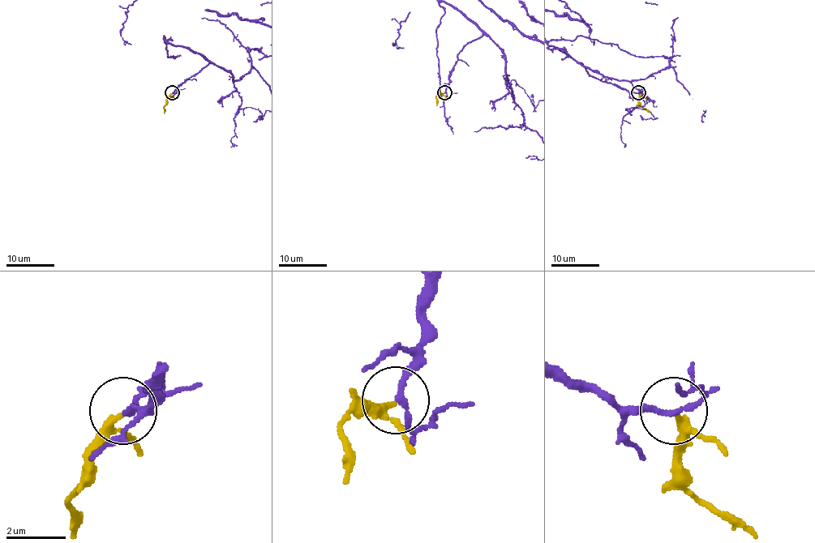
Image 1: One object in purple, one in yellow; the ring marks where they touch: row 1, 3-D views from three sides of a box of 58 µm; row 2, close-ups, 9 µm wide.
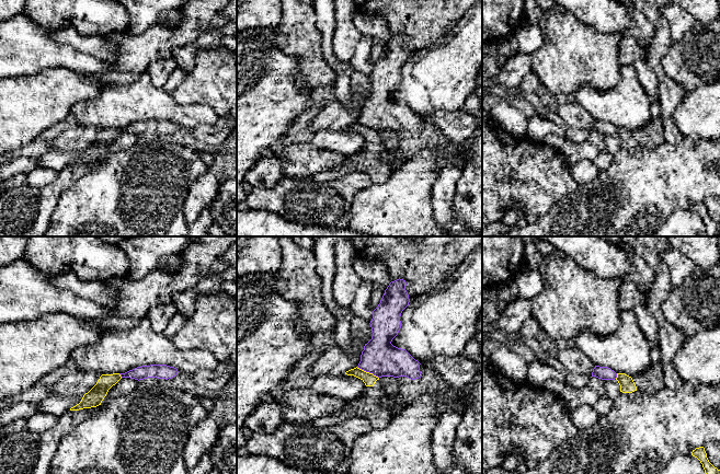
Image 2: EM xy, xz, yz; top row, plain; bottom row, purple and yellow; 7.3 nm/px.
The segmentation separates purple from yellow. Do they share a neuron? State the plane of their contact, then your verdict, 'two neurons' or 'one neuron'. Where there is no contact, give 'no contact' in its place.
xz | two neurons

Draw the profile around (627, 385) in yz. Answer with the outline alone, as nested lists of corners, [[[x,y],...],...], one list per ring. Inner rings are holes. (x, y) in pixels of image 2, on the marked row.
[[[661,361],[651,363],[645,371],[633,378],[625,373],[617,373],[616,380],[622,393],[632,393],[641,390],[652,394],[665,388],[664,371]]]

